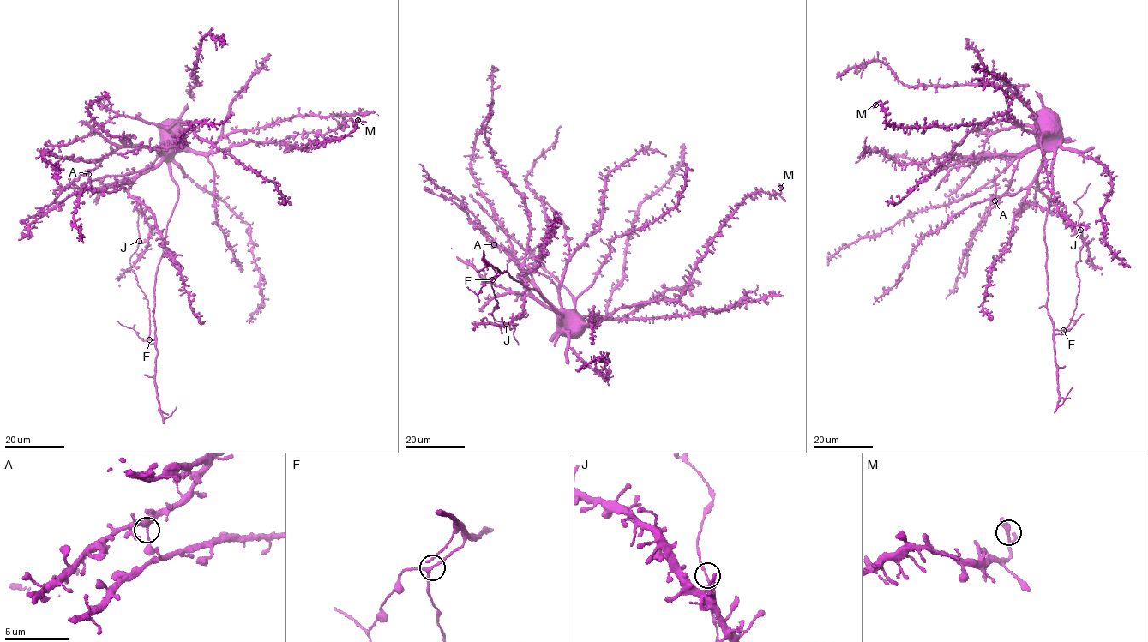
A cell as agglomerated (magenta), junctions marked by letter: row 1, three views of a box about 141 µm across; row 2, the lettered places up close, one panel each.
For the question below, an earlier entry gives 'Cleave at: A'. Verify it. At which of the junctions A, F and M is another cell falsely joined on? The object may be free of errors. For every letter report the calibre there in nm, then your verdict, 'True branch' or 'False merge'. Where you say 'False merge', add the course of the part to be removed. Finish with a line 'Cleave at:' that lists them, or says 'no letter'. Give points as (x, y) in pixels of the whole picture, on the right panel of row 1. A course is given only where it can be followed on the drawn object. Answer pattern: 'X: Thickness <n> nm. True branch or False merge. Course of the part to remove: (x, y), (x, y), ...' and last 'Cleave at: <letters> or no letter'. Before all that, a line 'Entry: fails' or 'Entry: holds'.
Entry: fails
A: Thickness 260 nm. True branch
F: Thickness 190 nm. True branch
M: Thickness 240 nm. True branch
Cleave at: no letter

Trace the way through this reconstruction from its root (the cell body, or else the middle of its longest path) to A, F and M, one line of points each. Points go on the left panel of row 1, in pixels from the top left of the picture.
A: (165, 151), (161, 144), (156, 147), (124, 146), (101, 158), (88, 174)
F: (165, 151), (173, 152), (171, 176), (177, 201), (157, 266), (156, 337), (150, 339)
M: (165, 151), (213, 152), (257, 141), (282, 142), (290, 148), (302, 150), (309, 142), (343, 138), (357, 120)

